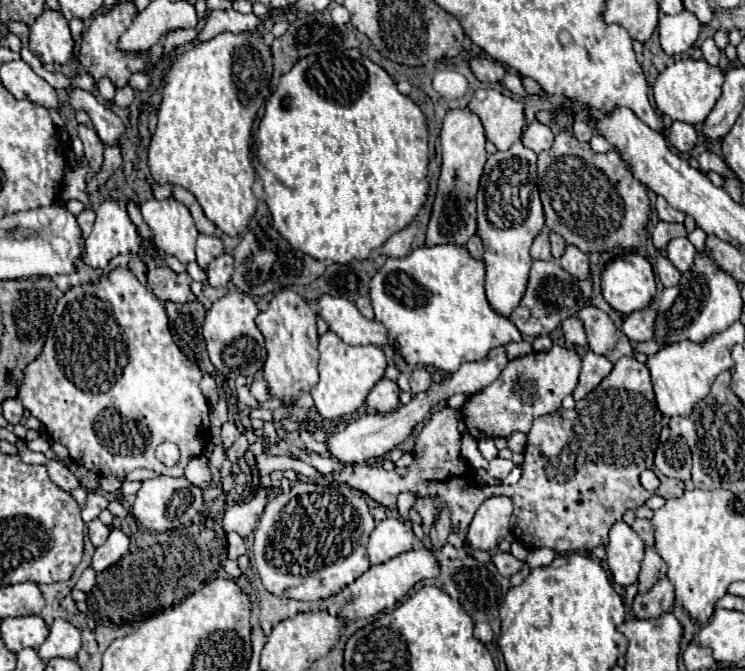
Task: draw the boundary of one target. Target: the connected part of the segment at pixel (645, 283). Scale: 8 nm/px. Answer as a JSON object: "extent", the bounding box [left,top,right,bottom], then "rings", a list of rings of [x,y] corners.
{"extent":[602,252,656,316],"rings":[[[626,252],[624,256],[616,256],[602,270],[602,296],[614,310],[618,310],[624,316],[646,308],[654,298],[654,294],[656,294],[656,280],[652,264],[638,252]]]}

